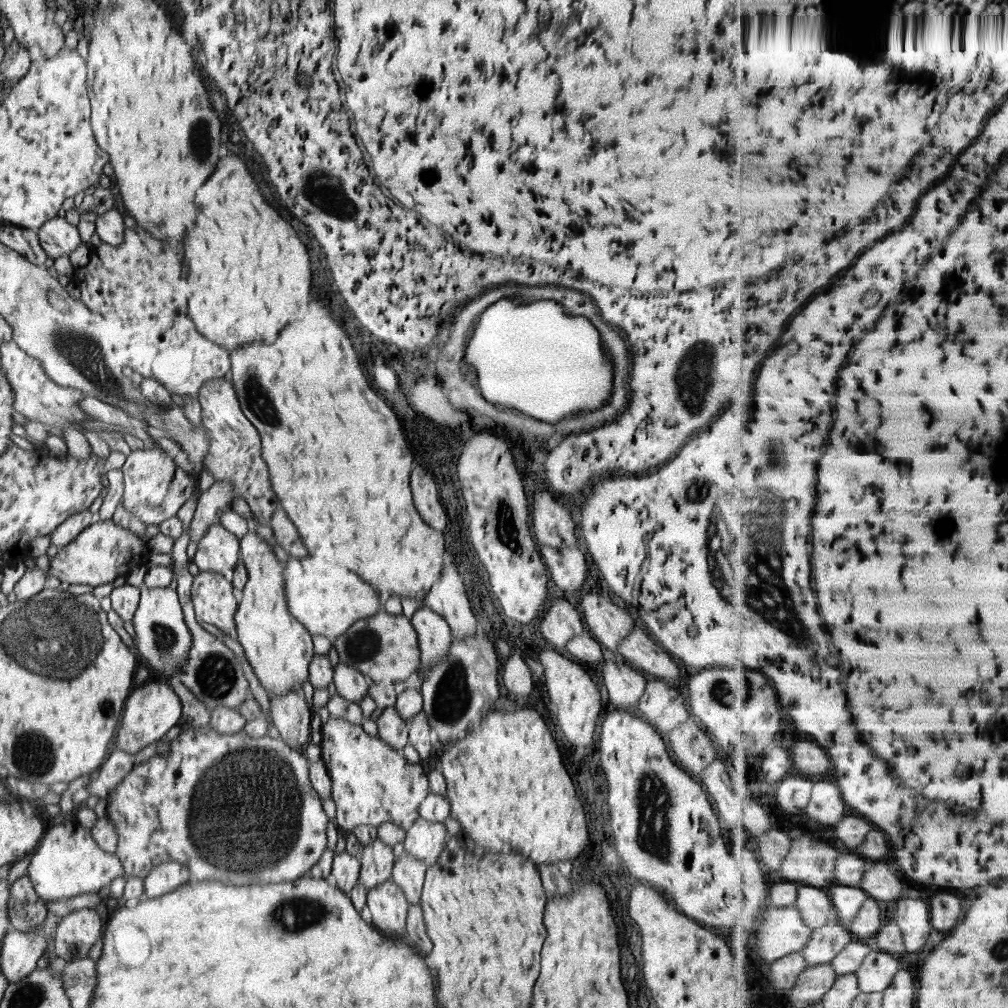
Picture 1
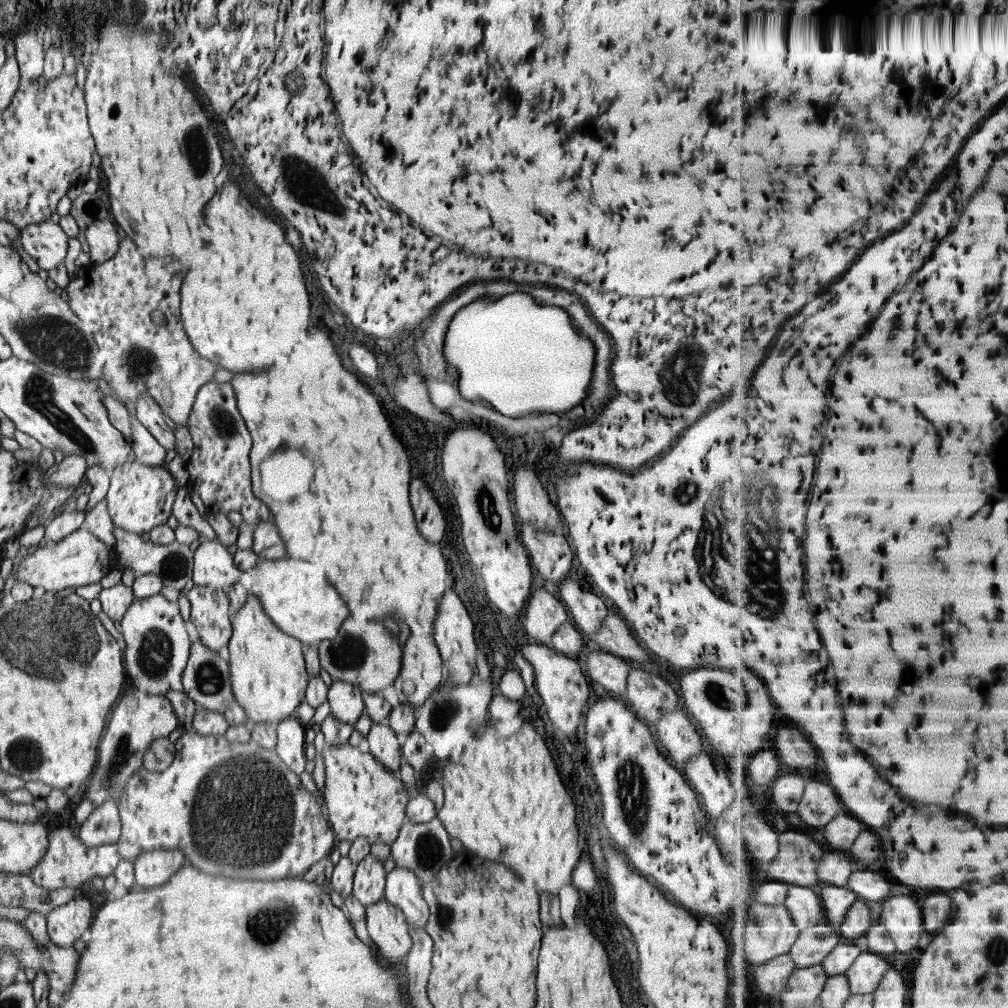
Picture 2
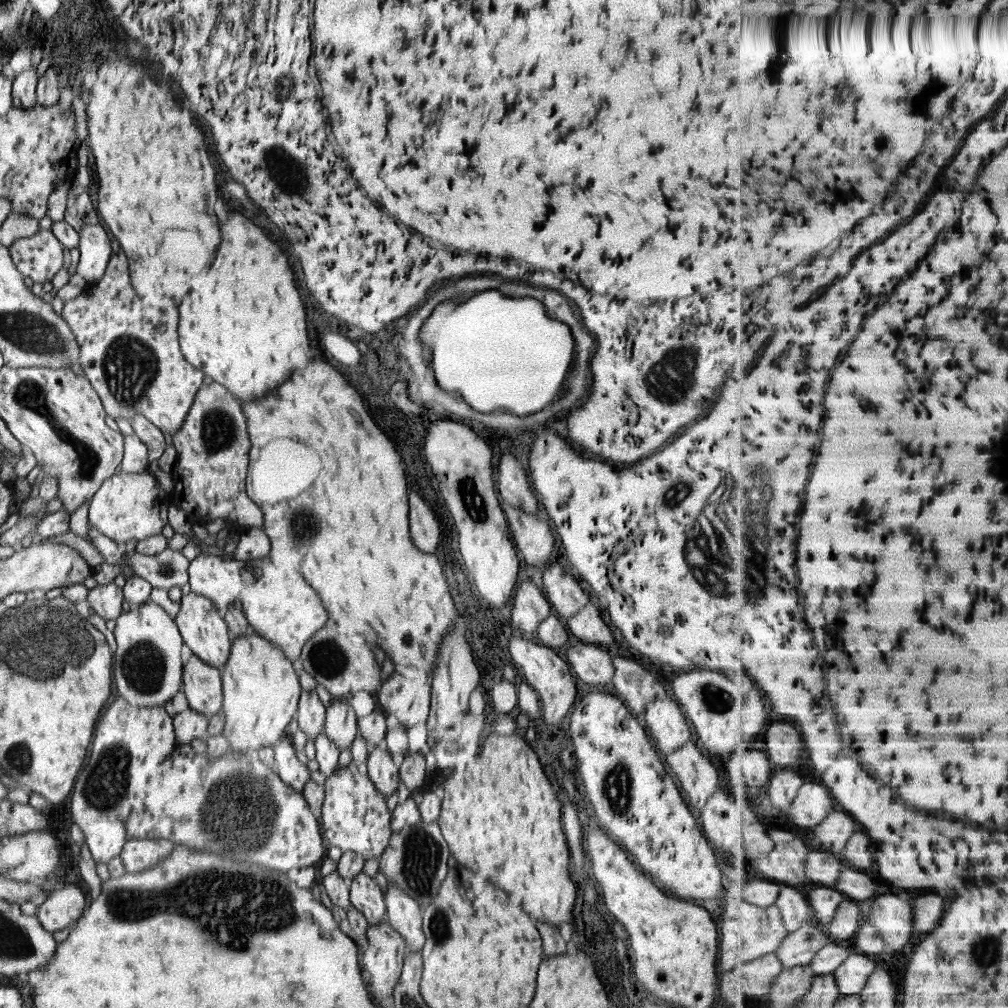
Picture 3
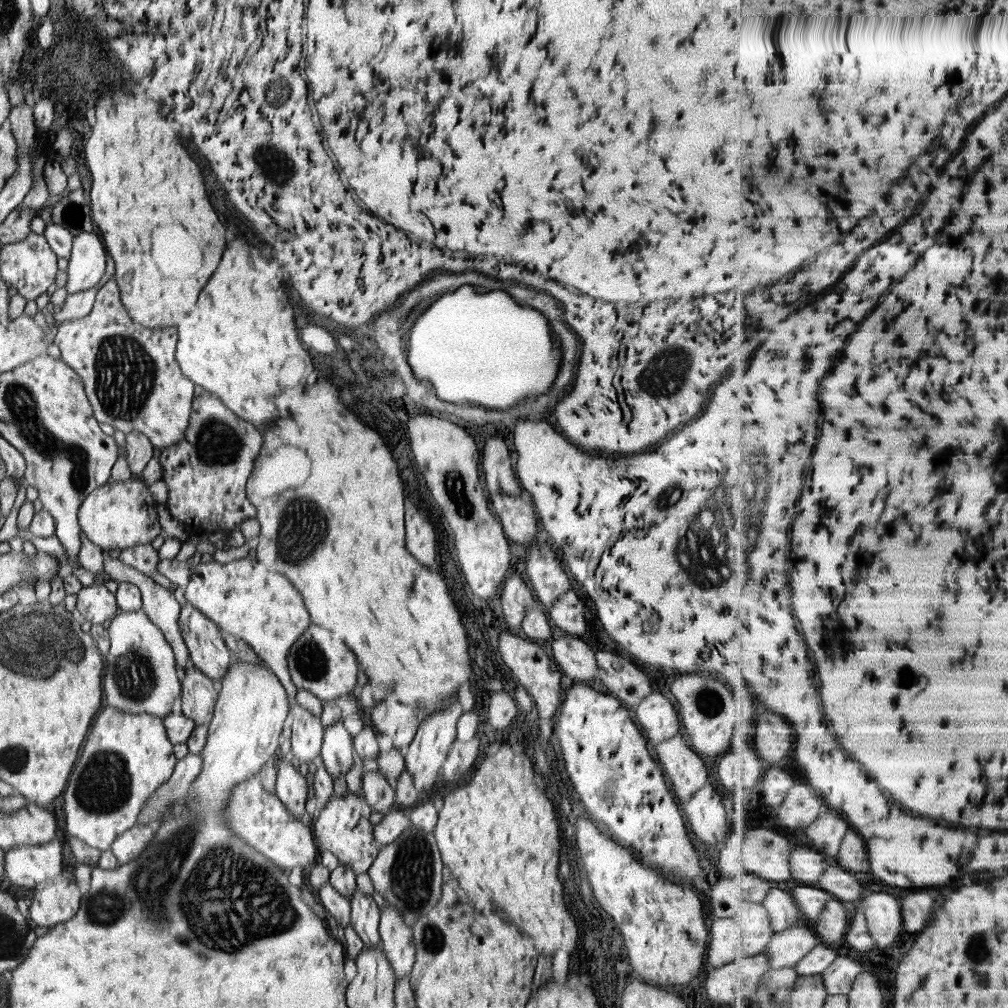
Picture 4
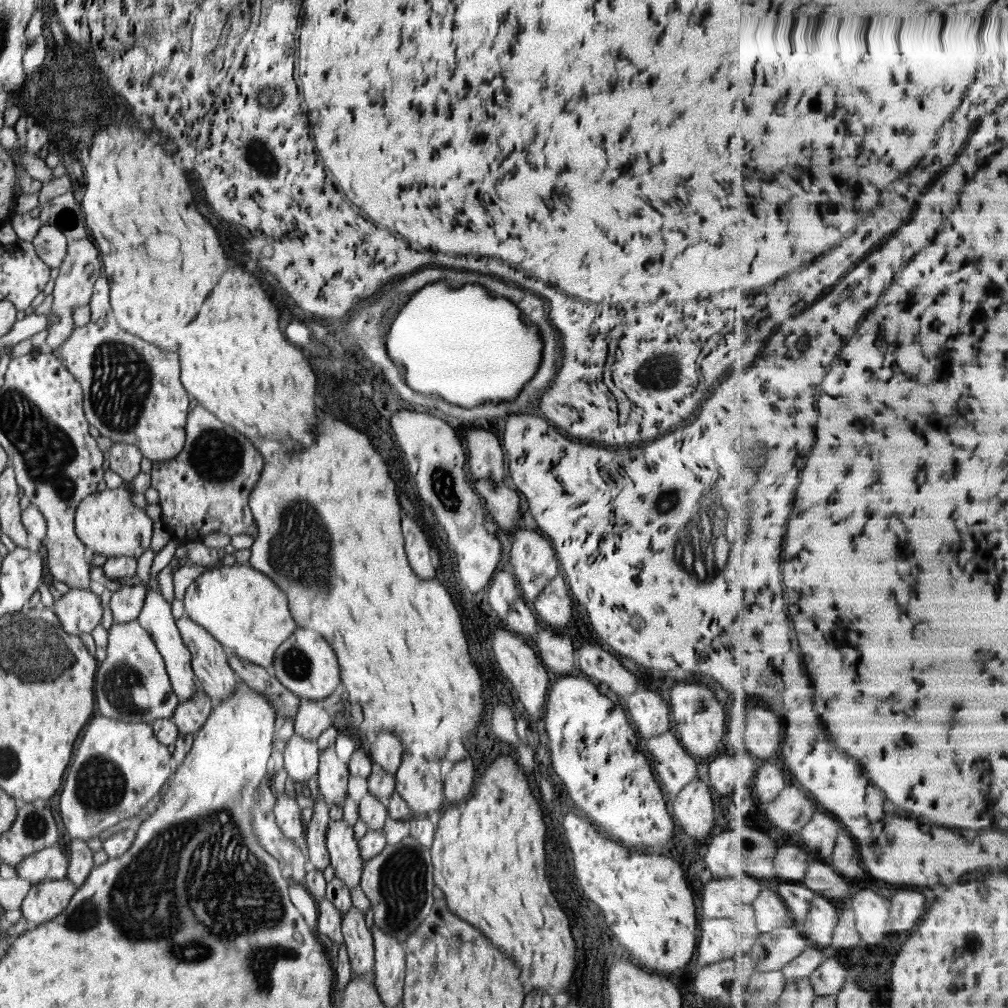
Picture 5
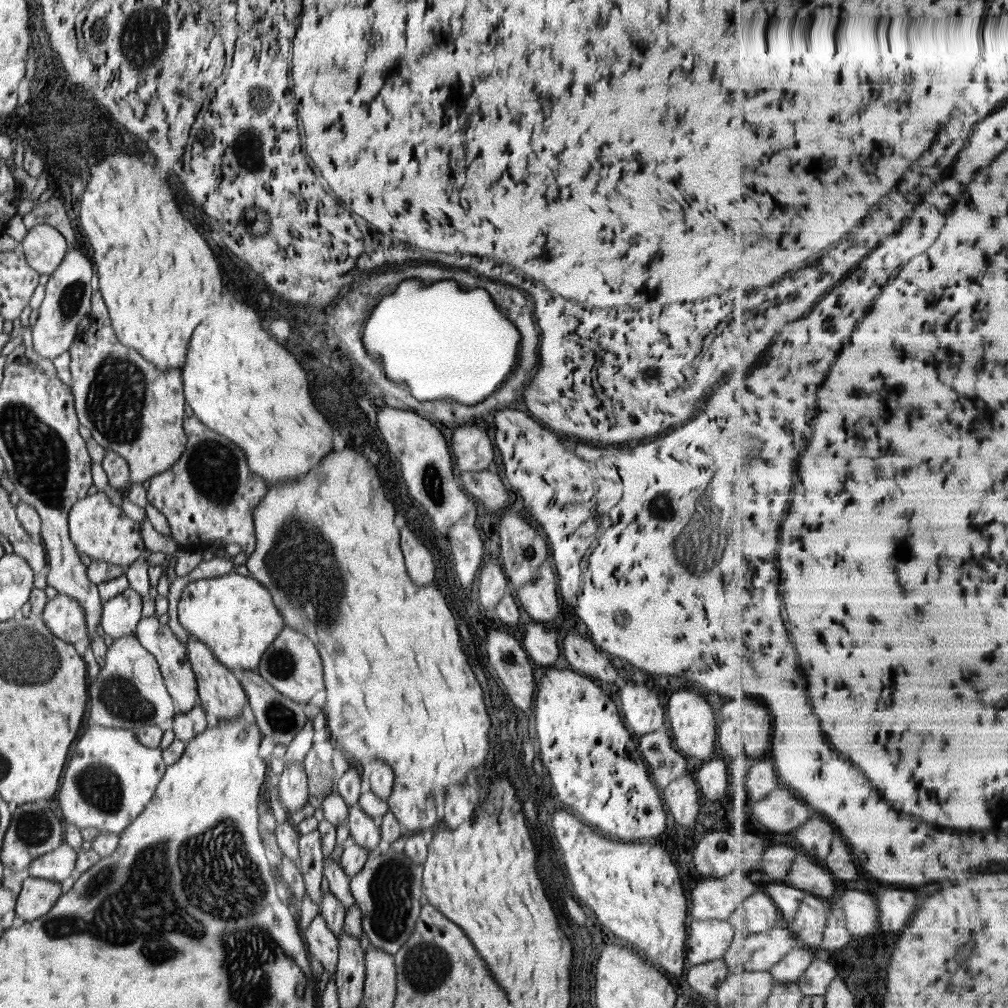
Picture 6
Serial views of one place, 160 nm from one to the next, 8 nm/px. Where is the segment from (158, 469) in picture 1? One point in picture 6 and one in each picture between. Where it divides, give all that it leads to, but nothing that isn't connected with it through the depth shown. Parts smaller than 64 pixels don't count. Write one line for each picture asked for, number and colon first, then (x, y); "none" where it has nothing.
2: (140, 497)
3: (128, 506)
4: (121, 515)
5: (107, 521)
6: (100, 529)

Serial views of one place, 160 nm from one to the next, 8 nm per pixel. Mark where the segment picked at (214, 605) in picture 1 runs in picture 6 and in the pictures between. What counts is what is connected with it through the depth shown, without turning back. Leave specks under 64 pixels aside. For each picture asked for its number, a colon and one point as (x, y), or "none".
2: (210, 607)
3: (203, 629)
4: (206, 644)
5: (209, 660)
6: (222, 697)

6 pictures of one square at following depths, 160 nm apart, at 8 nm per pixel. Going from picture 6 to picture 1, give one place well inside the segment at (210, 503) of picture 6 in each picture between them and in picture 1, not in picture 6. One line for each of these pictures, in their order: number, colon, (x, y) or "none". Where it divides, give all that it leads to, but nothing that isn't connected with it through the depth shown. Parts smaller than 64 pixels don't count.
1: (235, 452)
2: (219, 469)
3: (213, 446)
4: (207, 471)
5: (205, 488)

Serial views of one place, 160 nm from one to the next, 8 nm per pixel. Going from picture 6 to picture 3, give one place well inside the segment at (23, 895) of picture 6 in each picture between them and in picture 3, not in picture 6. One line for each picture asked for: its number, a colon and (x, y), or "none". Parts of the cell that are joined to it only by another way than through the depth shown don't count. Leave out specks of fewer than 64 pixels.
3: (63, 908)
4: (55, 902)
5: (46, 900)

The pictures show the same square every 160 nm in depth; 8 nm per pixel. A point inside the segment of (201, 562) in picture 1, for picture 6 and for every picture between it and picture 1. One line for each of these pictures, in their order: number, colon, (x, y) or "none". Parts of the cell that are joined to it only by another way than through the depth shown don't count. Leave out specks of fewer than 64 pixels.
2: (213, 565)
3: (218, 578)
4: (269, 613)
5: (244, 609)
6: (235, 615)

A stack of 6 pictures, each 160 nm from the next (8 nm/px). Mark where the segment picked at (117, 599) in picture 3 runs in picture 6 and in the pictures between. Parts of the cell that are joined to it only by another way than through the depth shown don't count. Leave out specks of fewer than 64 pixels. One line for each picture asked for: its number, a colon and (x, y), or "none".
4: (96, 603)
5: (79, 611)
6: (64, 616)

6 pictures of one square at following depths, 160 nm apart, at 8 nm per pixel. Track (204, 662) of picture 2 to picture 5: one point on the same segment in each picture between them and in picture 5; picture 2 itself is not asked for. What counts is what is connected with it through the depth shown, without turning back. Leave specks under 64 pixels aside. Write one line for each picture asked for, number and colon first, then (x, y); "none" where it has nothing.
3: (202, 684)
4: (199, 692)
5: (190, 715)

